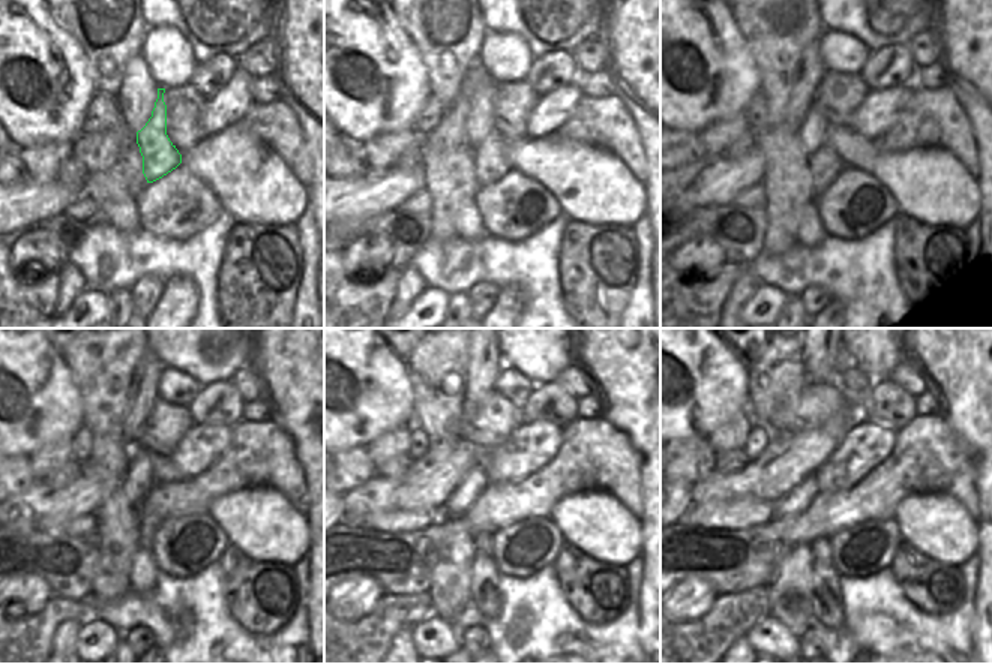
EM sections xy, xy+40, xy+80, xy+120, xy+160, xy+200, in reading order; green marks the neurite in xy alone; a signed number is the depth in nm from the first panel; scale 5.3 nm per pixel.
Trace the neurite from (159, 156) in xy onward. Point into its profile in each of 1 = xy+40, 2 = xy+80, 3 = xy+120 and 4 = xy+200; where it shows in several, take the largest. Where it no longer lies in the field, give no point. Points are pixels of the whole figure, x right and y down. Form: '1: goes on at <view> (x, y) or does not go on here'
1: goes on at xy+40 (491, 159)
2: goes on at xy+80 (824, 165)
3: goes on at xy+120 (147, 525)
4: goes on at xy+200 (820, 547)

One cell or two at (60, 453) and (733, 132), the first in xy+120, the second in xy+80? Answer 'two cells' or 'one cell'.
one cell

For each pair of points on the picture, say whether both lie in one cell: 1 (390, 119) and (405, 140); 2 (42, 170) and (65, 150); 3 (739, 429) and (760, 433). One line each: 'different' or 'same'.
1: different
2: same
3: different

